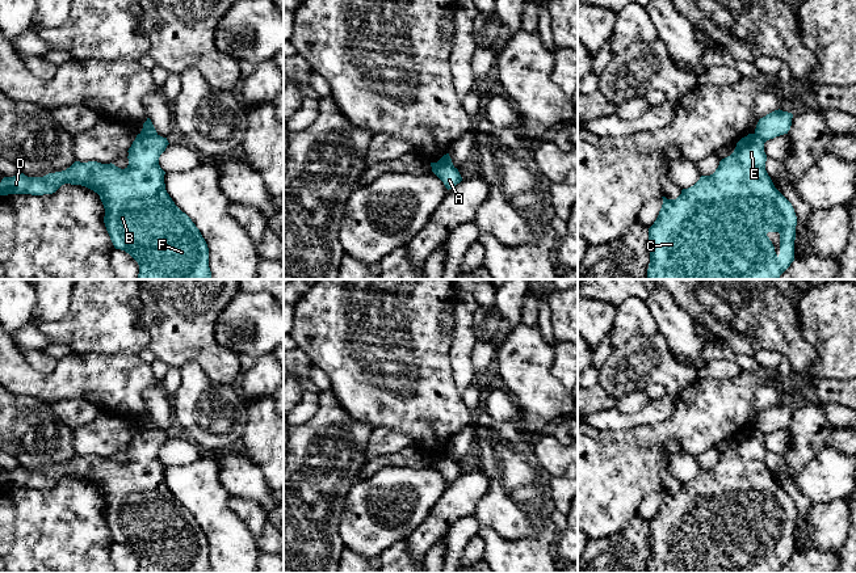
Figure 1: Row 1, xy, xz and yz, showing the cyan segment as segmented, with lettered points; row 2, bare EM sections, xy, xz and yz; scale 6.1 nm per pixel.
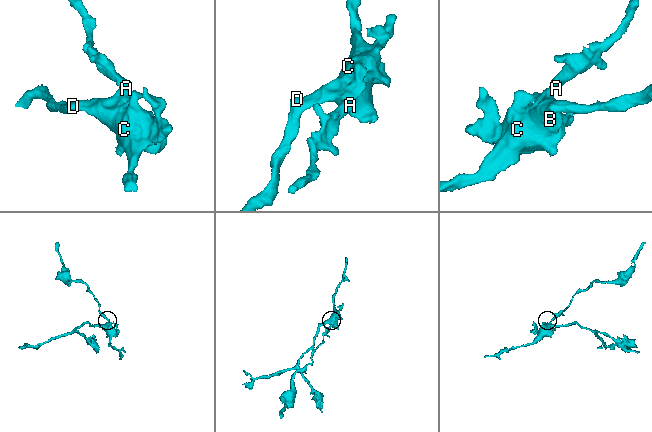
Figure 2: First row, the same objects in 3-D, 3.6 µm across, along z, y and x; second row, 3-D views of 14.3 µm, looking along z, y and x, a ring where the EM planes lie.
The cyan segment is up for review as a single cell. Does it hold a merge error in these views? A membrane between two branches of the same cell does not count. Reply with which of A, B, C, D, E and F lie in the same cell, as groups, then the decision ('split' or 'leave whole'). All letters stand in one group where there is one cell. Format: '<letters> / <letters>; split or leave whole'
A / B C D E F; split

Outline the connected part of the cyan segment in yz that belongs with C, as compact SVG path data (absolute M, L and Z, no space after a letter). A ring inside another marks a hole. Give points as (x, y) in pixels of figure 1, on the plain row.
M756 427L742 431L734 446L719 455L710 469L701 469L676 493L663 492L654 518L649 522L650 557L647 573L779 573L794 555L797 510L792 497L775 481L765 464L764 434ZM768 526L780 527L780 548Z

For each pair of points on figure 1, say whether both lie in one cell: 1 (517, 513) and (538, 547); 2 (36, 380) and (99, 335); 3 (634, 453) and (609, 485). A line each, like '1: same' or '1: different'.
1: different
2: different
3: same

